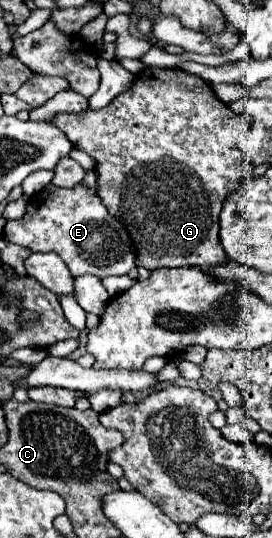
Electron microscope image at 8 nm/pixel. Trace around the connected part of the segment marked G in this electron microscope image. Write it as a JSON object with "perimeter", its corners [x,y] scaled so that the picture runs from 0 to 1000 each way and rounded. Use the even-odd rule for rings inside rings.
{"perimeter":[[[537,125],[529,132],[515,132],[493,143],[493,154],[471,169],[441,173],[404,195],[360,203],[360,206],[301,206],[301,210],[228,210],[199,221],[199,232],[221,236],[250,258],[272,266],[272,273],[287,273],[294,281],[324,284],[346,299],[353,299],[353,340],[360,340],[360,362],[382,374],[390,388],[404,400],[434,403],[478,441],[493,441],[500,452],[500,470],[507,470],[507,493],[566,504],[588,496],[779,496],[779,493],[816,493],[838,485],[809,444],[801,444],[801,400],[816,388],[824,370],[882,344],[882,336],[926,318],[926,307],[897,296],[897,288],[882,284],[875,270],[860,258],[875,258],[875,247],[893,247],[893,242],[919,240],[919,221],[897,214],[860,210],[853,203],[838,203],[831,191],[801,188],[801,180],[787,177],[772,154],[757,154],[750,147],[735,147],[713,136],[691,136],[676,128],[581,128],[581,125]]]}

